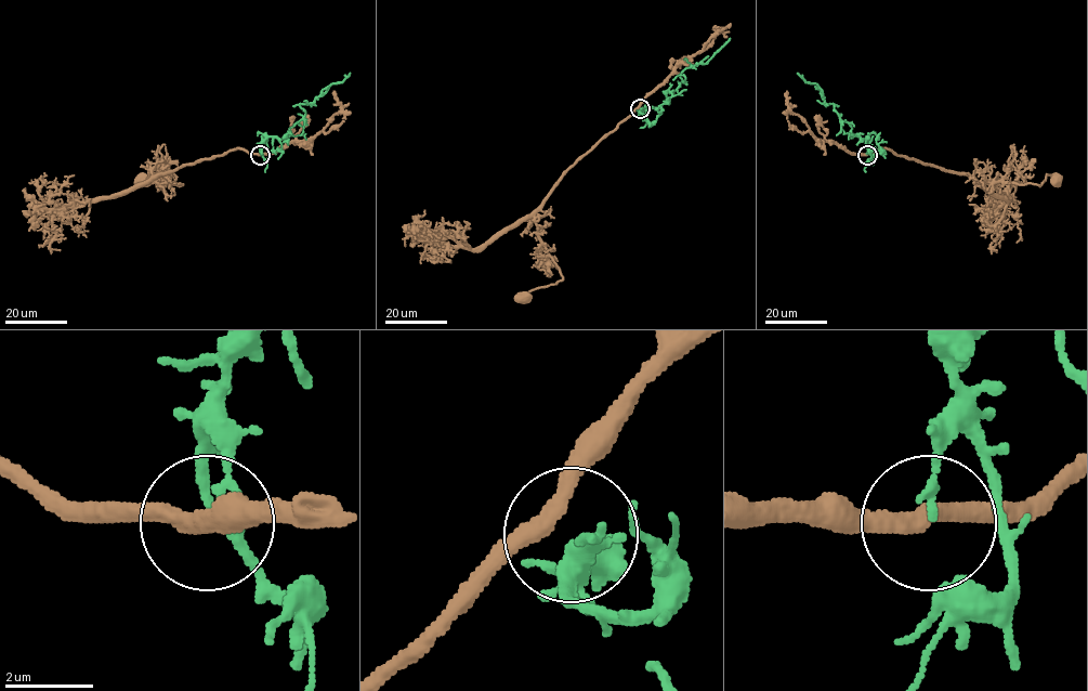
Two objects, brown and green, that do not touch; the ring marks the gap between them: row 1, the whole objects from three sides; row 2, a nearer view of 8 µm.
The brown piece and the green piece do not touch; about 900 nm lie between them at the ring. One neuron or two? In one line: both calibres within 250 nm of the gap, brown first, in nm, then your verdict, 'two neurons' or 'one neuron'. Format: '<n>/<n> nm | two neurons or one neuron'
380/220 nm | two neurons

